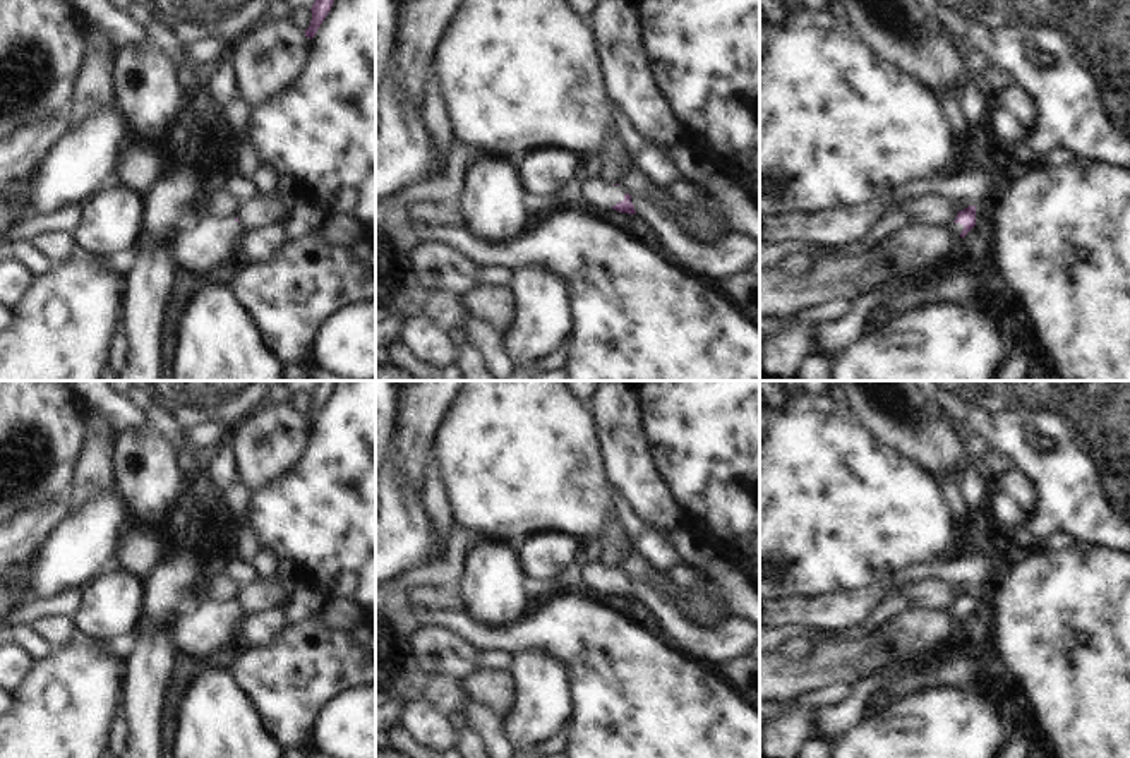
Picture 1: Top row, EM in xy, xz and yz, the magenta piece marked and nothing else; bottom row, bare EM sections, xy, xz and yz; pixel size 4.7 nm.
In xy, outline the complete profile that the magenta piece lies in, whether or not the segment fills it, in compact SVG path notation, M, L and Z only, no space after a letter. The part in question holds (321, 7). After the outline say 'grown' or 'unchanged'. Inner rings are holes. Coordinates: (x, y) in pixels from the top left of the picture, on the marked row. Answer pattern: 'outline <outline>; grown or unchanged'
outline M316 0L312 5L312 21L310 26L305 29L307 38L314 38L317 29L321 27L322 21L329 14L334 0Z; unchanged

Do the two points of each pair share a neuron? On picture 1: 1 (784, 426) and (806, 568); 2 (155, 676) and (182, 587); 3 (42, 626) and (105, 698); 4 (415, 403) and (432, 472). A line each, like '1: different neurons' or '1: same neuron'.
1: same neuron
2: same neuron
3: different neurons
4: different neurons

